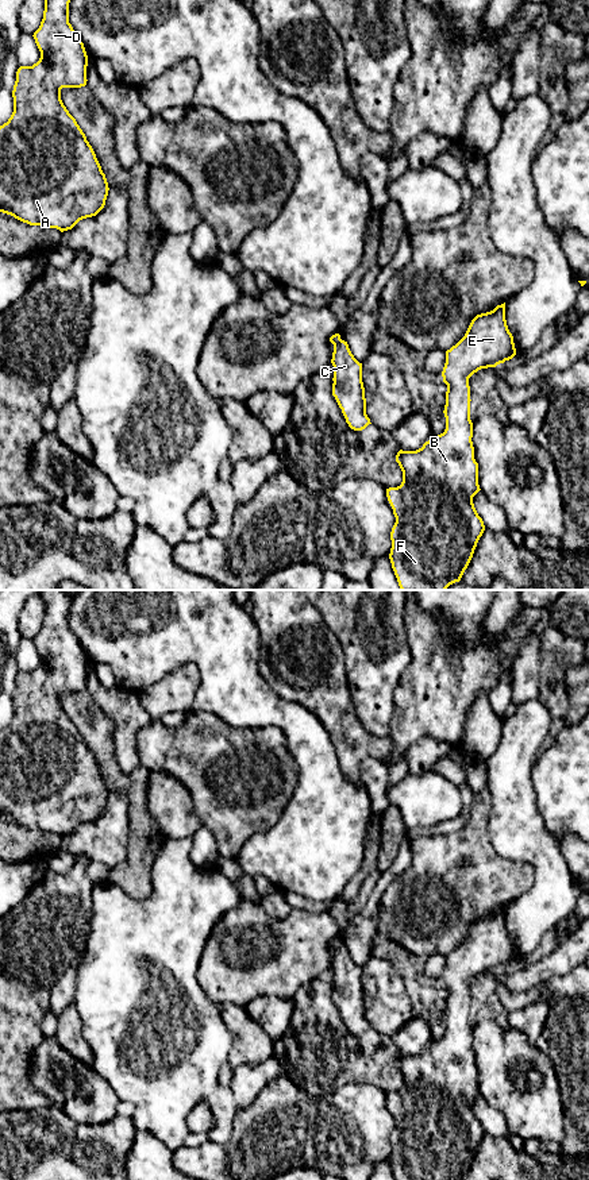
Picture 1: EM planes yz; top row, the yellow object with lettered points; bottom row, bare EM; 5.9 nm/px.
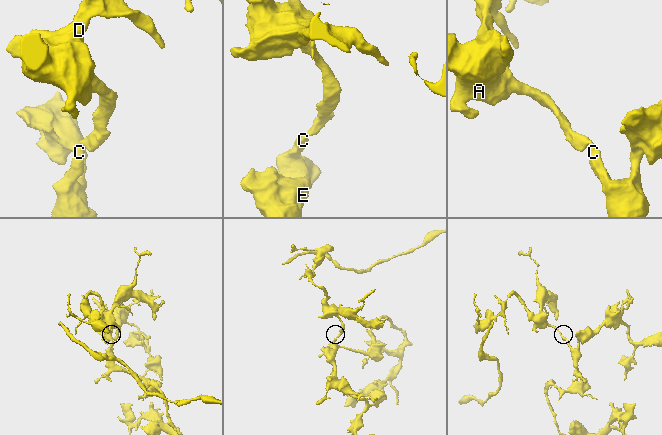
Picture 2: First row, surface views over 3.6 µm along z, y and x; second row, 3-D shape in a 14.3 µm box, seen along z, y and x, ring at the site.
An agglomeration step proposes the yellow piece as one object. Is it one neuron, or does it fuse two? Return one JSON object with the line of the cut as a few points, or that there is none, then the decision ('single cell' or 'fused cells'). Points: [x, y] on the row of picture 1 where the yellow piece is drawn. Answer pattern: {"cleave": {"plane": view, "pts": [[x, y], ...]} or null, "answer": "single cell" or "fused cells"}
{"cleave": null, "answer": "single cell"}

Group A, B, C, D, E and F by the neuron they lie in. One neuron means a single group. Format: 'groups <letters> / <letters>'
groups A B C D E F

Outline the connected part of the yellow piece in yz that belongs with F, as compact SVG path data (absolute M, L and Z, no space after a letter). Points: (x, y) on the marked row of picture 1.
M505 302L493 311L477 315L465 336L446 351L446 363L442 371L446 392L446 429L432 436L416 451L400 450L396 462L403 471L403 482L397 487L386 489L388 501L393 509L396 522L390 532L392 548L389 559L401 590L446 590L459 582L467 568L480 537L485 531L478 516L473 497L481 490L478 485L478 463L474 459L473 423L470 420L470 386L469 378L481 369L496 367L516 355L513 336L505 320Z

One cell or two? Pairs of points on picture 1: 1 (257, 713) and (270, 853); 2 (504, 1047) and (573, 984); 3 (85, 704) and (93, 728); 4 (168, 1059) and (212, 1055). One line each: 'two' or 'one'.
1: one
2: two
3: one
4: one

